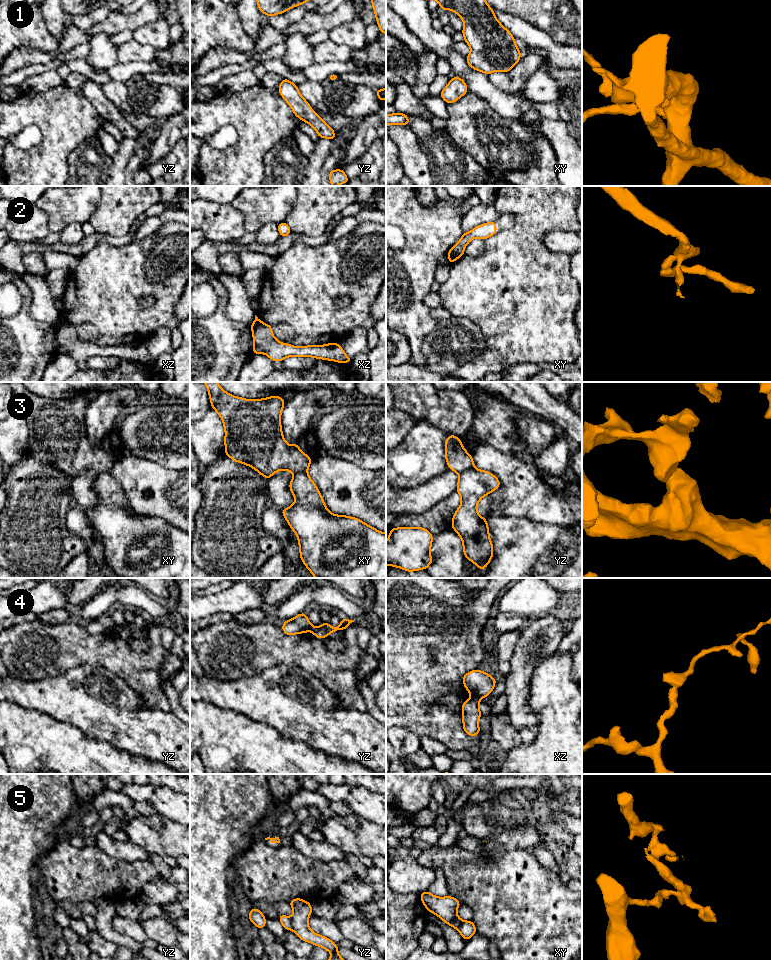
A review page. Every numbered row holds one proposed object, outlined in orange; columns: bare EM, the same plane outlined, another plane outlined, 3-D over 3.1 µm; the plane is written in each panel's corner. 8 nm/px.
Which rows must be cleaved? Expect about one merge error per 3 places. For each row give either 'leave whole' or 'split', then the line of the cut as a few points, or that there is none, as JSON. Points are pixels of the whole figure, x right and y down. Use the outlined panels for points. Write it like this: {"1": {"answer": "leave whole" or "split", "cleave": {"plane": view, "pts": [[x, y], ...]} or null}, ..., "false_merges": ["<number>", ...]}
{"1": {"answer": "leave whole", "cleave": null}, "2": {"answer": "split", "cleave": {"plane": "xy", "pts": [[448, 254], [460, 256]]}}, "3": {"answer": "split", "cleave": {"plane": "yz", "pts": [[473, 465], [459, 474]]}}, "4": {"answer": "split", "cleave": {"plane": "xz", "pts": [[472, 696], [480, 699]]}}, "5": {"answer": "split", "cleave": {"plane": "yz", "pts": [[290, 917], [293, 929]]}}, "false_merges": ["2", "3", "4", "5"]}

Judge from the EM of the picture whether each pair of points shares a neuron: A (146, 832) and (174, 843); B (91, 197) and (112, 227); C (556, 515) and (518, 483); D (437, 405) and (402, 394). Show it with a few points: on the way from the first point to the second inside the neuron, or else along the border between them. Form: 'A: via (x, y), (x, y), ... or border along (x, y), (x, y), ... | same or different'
A: via (153, 833), (159, 838), (167, 838) | same
B: border along (101, 196), (93, 215), (88, 221) | different
C: via (547, 506), (536, 501), (527, 492) | same
D: via (428, 403), (411, 394) | same

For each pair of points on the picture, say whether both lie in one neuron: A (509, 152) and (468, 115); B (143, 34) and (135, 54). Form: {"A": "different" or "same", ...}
{"A": "same", "B": "different"}

